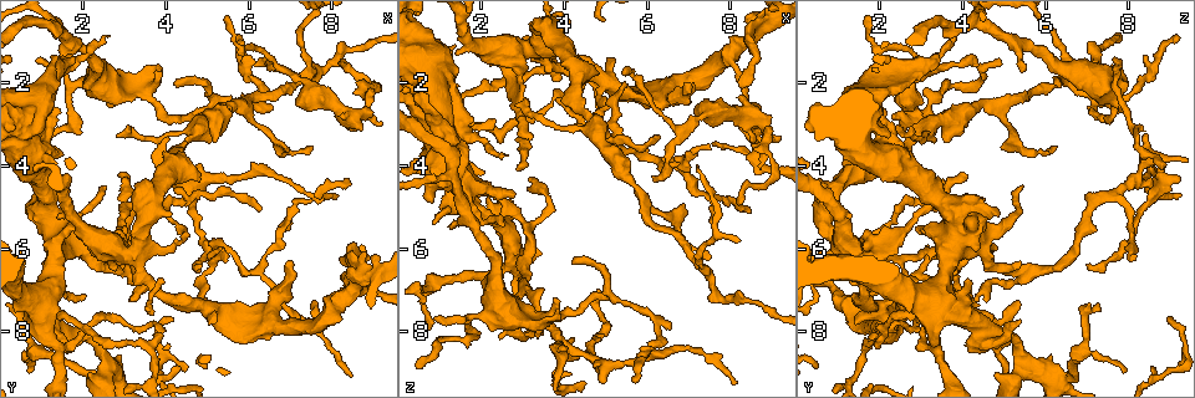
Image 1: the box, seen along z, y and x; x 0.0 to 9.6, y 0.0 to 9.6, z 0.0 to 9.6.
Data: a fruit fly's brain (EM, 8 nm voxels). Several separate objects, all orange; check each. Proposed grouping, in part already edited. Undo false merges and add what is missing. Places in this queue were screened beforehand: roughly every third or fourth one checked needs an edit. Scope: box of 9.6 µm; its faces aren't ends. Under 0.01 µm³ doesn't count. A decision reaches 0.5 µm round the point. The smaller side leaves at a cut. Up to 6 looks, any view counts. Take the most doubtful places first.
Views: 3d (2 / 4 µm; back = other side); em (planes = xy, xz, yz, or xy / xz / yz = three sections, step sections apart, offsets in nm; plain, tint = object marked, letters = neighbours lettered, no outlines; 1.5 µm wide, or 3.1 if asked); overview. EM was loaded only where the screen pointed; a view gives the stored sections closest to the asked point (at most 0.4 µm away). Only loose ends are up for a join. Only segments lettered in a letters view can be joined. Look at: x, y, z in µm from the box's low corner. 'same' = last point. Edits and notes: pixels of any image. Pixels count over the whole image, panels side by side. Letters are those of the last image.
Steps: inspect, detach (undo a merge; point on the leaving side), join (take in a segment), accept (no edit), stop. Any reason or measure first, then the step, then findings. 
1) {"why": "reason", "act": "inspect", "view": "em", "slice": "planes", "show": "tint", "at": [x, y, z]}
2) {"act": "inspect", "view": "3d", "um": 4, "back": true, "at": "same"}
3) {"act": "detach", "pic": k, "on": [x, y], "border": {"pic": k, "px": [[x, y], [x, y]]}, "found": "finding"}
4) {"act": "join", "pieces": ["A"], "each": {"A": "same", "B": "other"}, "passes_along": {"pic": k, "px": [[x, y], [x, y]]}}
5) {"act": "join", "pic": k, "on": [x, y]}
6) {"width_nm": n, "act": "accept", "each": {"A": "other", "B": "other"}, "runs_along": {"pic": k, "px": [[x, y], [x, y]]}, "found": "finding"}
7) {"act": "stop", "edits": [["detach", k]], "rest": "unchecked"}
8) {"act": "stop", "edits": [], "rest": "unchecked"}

{"why": "branch stops here", "act": "inspect", "view": "3d", "um": 4, "at": [2.40, 6.15, 8.20]}

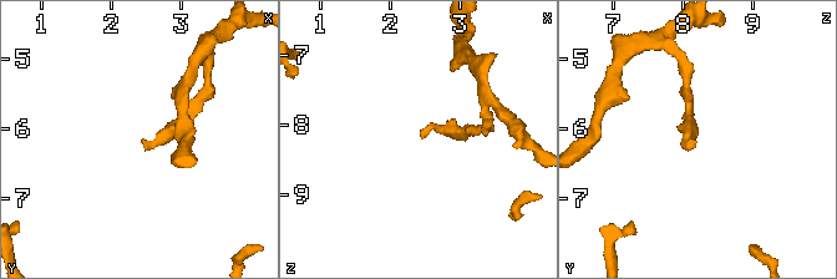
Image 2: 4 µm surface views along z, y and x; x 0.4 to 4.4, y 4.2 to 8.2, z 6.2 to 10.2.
{"act": "inspect", "view": "em", "slice": "yz", "step": 4, "show": "tint", "at": [2.40, 6.15, 8.15]}

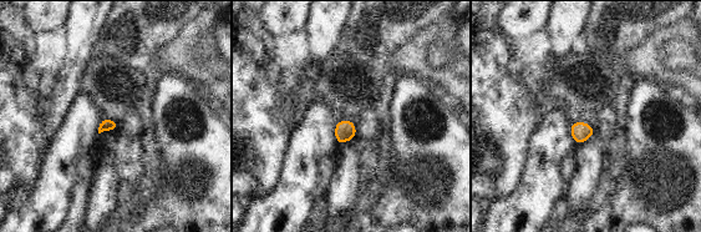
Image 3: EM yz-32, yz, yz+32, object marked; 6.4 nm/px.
{"why": "another direction", "act": "inspect", "view": "em", "slice": "planes", "show": "letters", "at": "same"}

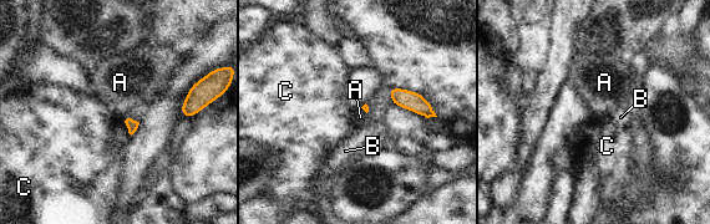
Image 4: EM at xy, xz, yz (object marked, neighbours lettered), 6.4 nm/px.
{"act": "accept", "each": {"A": "other", "B": "other", "C": "other"}, "border": {"pic": 4, "px": [[127, 113], [122, 117]]}, "found": "no lettered segment goes on from it"}

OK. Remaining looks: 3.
{"why": "free end", "act": "inspect", "view": "3d", "um": 2, "at": [8.45, 4.35, 3.75]}

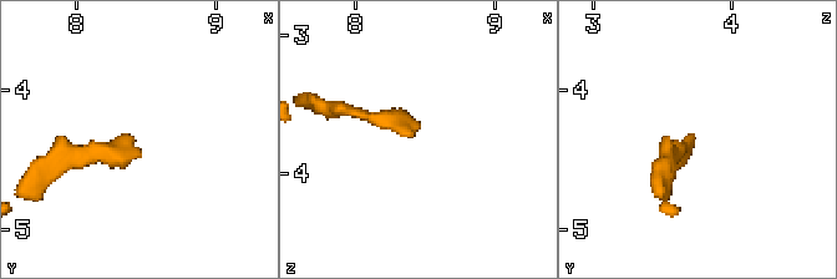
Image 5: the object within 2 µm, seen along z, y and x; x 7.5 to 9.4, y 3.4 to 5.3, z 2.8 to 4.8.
{"act": "inspect", "view": "em", "slice": "xy", "step": 8, "show": "tint", "at": [8.44, 4.34, 3.74]}

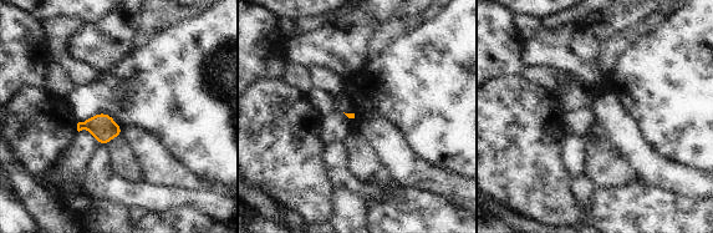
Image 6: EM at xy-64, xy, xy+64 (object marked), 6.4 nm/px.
{"why": "another direction", "act": "inspect", "view": "em", "slice": "planes", "show": "letters", "at": "same"}

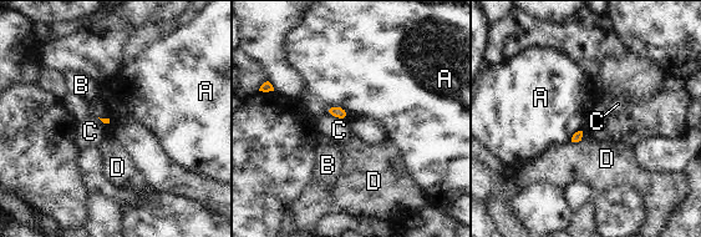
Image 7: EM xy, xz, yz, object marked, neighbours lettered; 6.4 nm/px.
{"longest_contact_nm": ["A", 190], "act": "accept", "each": {"A": "other", "B": "other", "C": "other", "D": "other"}, "found": "no lettered segment goes on from it"}

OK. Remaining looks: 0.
{"act": "stop", "edits": [], "rest": "unchecked"}

